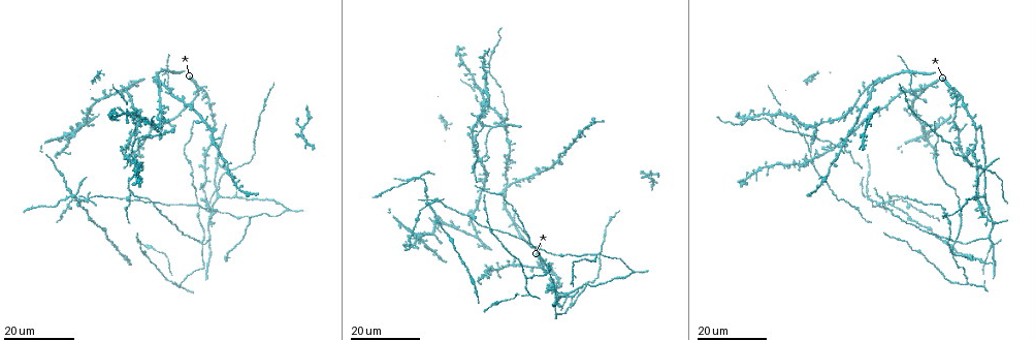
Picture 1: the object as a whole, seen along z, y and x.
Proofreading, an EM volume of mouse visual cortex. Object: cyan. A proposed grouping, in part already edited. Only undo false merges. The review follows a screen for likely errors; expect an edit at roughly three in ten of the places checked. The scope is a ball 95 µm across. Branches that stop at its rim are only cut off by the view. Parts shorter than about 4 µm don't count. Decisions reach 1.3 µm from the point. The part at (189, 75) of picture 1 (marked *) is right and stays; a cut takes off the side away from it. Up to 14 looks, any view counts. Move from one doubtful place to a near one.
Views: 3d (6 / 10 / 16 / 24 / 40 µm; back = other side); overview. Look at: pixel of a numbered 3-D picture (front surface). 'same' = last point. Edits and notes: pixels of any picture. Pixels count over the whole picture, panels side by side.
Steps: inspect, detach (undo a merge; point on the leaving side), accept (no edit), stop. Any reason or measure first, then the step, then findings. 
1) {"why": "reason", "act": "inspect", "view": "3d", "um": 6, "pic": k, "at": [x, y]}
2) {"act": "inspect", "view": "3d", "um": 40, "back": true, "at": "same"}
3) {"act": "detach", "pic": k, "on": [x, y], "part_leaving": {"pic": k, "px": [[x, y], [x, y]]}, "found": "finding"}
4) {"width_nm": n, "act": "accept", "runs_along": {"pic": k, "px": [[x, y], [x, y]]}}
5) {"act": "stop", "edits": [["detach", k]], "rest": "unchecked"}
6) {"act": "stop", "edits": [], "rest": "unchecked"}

{"why": "arms part here", "act": "inspect", "view": "3d", "um": 24, "pic": 1, "at": [133, 121]}

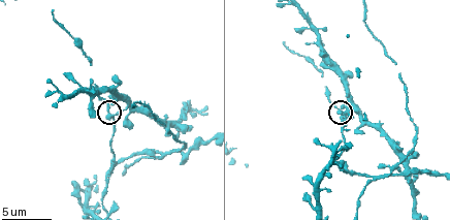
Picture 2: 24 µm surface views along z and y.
{"act": "inspect", "view": "3d", "um": 6, "pic": 2, "at": [343, 116]}

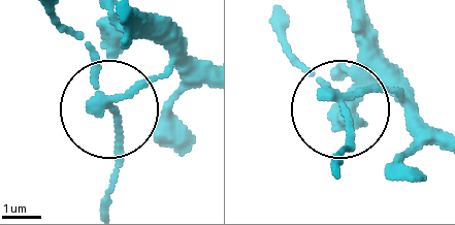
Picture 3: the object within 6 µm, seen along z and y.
{"act": "accept", "found": "all the same cell"}

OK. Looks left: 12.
{"why": "two arms at a narrow angle", "act": "inspect", "view": "3d", "um": 16, "pic": 1, "at": [505, 199]}

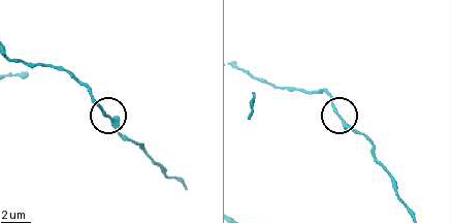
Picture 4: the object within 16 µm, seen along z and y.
{"act": "inspect", "view": "3d", "um": 6, "pic": 4, "at": [108, 116]}

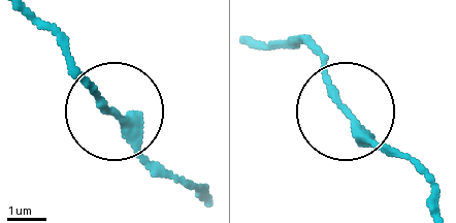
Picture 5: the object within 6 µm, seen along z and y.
{"arms": 3, "act": "accept", "found": "all the same cell"}

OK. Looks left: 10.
{"why": "side arm on a straight run", "act": "inspect", "view": "3d", "um": 24, "pic": 1, "at": [130, 153]}

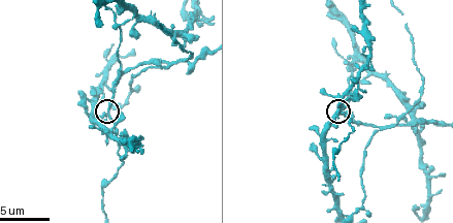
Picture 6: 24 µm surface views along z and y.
{"act": "inspect", "view": "3d", "um": 6, "pic": 6, "at": [109, 104]}

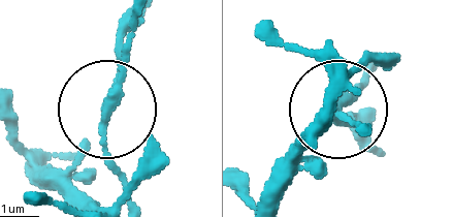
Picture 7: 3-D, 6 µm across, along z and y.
{"arms": 3, "act": "detach", "pic": 7, "on": [114, 50], "found": "a second cell is stuck on"}

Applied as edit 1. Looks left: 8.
{"why": "three-way junction", "act": "inspect", "view": "3d", "um": 16, "pic": 1, "at": [975, 142]}

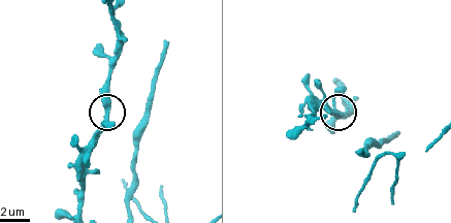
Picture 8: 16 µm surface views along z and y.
{"act": "inspect", "view": "3d", "um": 6, "pic": 8, "at": [108, 119]}

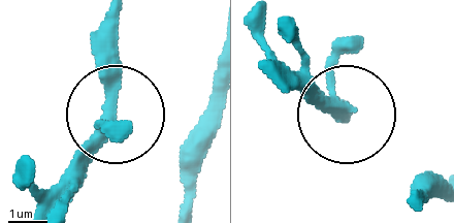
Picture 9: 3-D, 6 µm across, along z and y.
{"act": "inspect", "view": "3d", "um": 6, "back": true, "pic": 9, "at": [108, 112]}

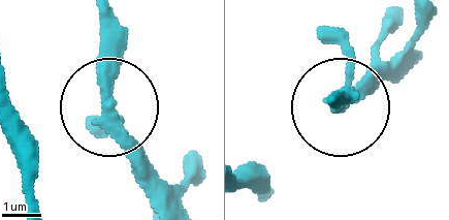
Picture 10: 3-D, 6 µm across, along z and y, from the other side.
{"act": "accept", "runs_along": {"pic": 10, "px": [[99, 16], [99, 85], [113, 124], [174, 190]]}, "found": "continuous, no second cell"}

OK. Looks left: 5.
{"why": "four arms meet", "act": "inspect", "view": "3d", "um": 16, "pic": 1, "at": [574, 294]}

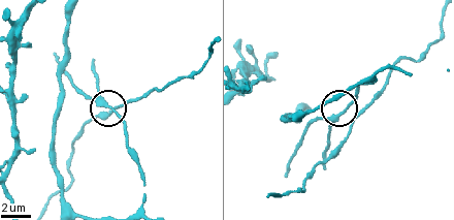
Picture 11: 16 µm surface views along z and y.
{"act": "inspect", "view": "3d", "um": 6, "pic": 11, "at": [342, 115]}

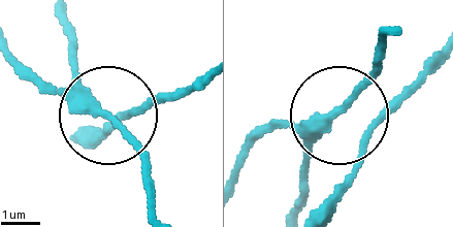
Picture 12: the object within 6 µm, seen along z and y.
{"width_nm": 220, "act": "accept", "runs_along": {"pic": 12, "px": [[392, 29], [379, 74], [352, 104], [257, 124]]}, "found": "all the same cell"}

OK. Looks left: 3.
{"why": "four or more arms meet", "act": "inspect", "view": "3d", "um": 16, "pic": 1, "at": [956, 241]}

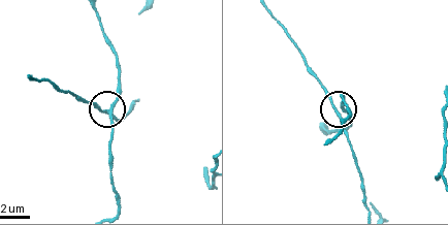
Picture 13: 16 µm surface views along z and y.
{"why": "zoom in", "act": "inspect", "view": "3d", "um": 10, "pic": 13, "at": [110, 107]}

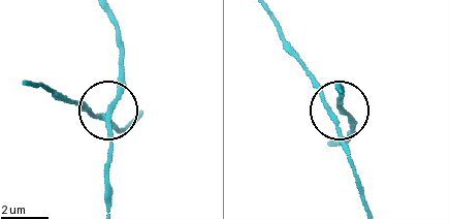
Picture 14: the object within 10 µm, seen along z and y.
{"arms": 4, "act": "accept", "found": "one cell here"}

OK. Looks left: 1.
{"act": "stop", "edits": [["detach", 7]], "rest": "unchecked"}

